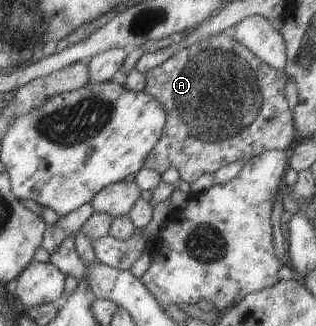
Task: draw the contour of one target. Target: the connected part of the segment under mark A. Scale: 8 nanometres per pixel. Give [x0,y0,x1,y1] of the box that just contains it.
[143,33,294,184]

